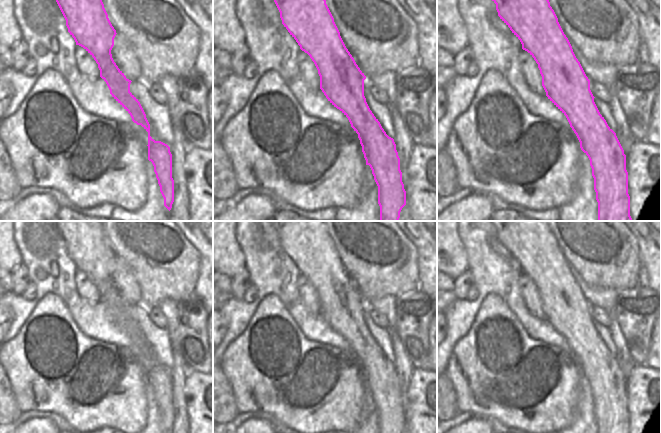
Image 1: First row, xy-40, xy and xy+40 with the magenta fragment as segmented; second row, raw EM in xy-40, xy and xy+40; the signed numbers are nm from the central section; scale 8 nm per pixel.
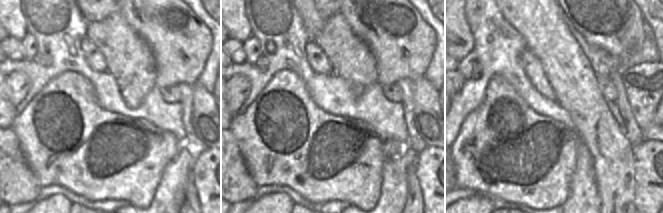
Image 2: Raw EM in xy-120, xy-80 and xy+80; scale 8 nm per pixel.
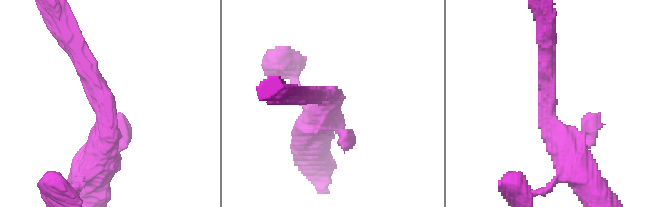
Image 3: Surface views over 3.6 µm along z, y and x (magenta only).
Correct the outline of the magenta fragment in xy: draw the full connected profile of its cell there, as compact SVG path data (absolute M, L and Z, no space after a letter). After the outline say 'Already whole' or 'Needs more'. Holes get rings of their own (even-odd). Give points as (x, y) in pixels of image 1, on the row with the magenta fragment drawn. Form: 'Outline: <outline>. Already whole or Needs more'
Outline: M274 0L282 24L296 40L300 49L314 62L320 76L320 89L328 101L349 120L358 134L362 152L378 186L380 221L398 221L406 205L406 191L402 182L400 158L394 139L389 137L370 110L364 96L366 76L346 48L326 0Z. Already whole.

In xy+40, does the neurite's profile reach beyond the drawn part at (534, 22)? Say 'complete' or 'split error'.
complete

